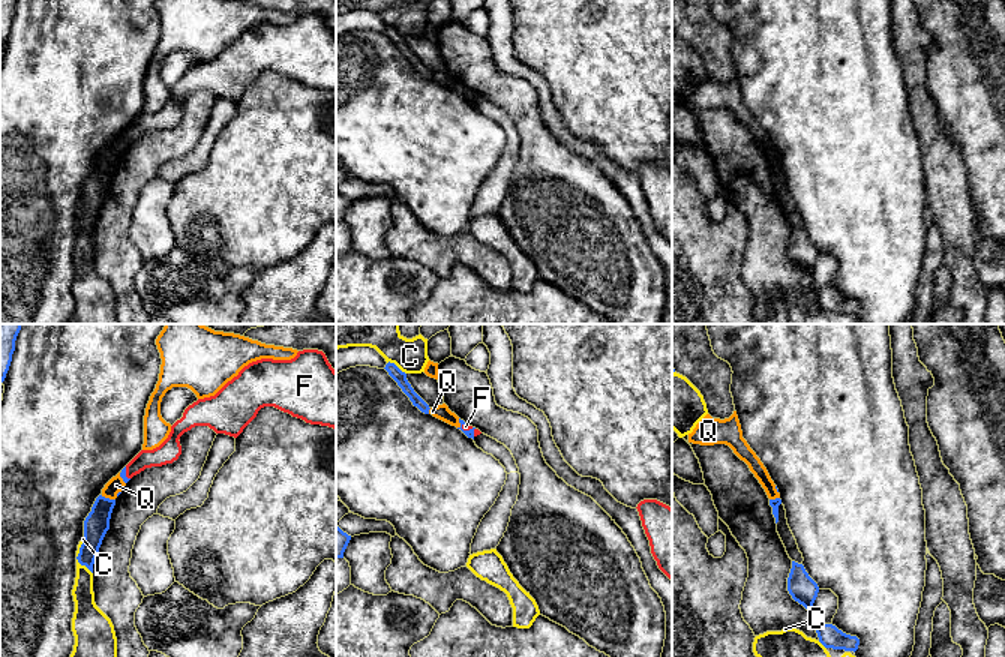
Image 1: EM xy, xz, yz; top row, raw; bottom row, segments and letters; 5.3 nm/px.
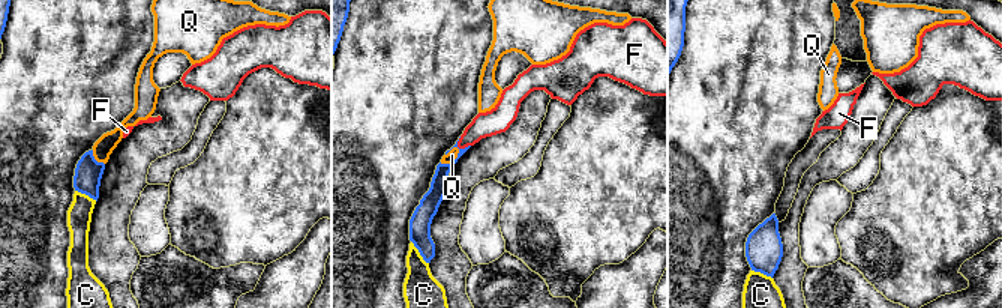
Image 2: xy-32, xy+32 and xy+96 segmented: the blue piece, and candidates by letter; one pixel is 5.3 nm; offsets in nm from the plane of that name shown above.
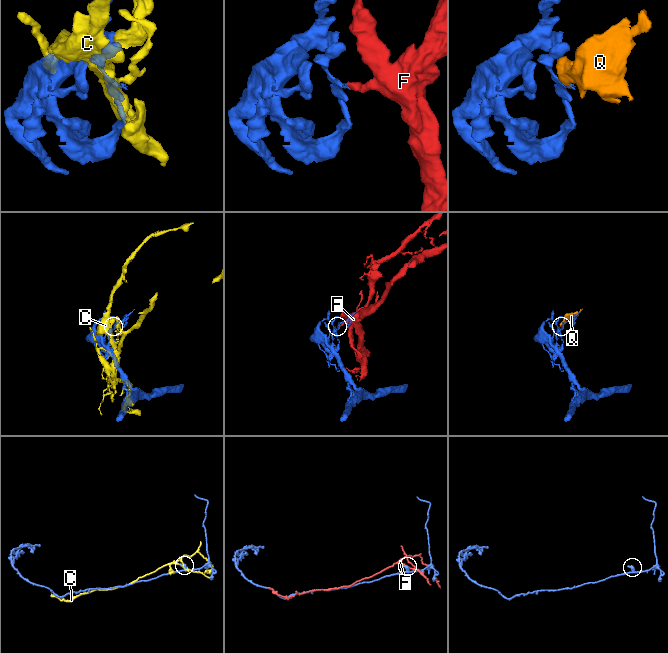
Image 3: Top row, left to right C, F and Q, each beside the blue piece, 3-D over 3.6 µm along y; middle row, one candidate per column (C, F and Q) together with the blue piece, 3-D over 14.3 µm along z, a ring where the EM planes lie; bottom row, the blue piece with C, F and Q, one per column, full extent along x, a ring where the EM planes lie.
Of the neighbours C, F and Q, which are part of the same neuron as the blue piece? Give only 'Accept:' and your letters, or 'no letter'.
Accept: Q

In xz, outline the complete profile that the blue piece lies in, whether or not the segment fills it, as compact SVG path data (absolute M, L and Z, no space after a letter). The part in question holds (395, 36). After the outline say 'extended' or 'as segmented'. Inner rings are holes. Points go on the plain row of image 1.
M387 27L384 32L388 39L398 46L398 50L402 52L402 56L410 62L414 70L417 70L424 78L432 78L434 81L456 90L460 93L468 102L474 104L474 93L464 94L462 90L465 88L464 84L460 84L454 76L448 74L446 68L430 72L411 51L411 48L406 44L406 38L402 36L394 27Z; extended

